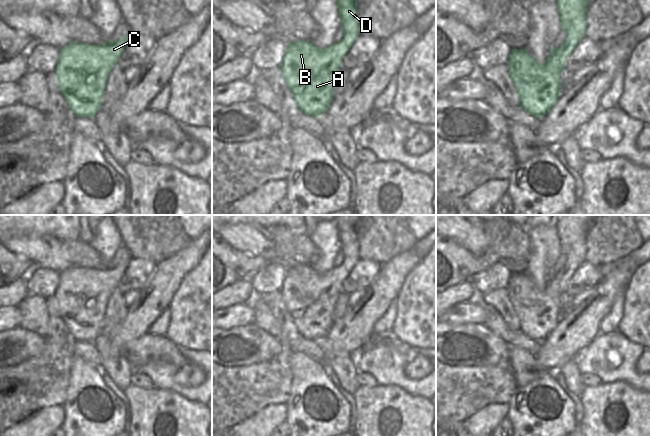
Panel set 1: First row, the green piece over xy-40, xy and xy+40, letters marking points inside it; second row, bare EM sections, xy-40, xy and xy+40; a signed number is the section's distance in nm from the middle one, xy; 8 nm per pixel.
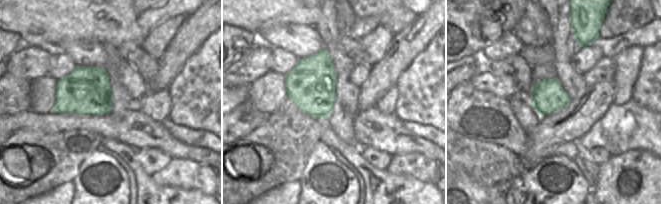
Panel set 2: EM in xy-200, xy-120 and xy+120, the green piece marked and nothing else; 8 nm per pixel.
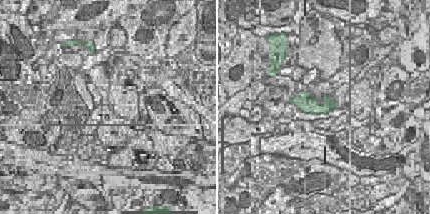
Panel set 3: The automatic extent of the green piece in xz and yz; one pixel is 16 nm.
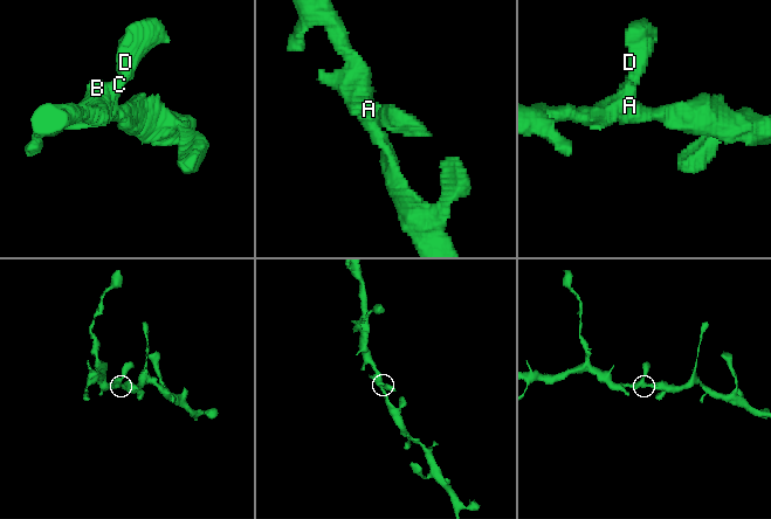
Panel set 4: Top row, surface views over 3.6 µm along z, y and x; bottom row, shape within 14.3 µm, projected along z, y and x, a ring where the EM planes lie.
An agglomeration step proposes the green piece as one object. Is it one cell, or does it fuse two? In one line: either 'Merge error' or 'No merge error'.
No merge error.

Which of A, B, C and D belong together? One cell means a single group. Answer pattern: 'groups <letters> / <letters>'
groups A B C D

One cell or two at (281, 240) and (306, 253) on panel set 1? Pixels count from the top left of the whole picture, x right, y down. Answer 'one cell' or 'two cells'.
one cell

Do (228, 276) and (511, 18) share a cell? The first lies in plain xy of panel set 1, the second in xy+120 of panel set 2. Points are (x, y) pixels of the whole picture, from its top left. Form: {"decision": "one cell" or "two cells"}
{"decision": "one cell"}

